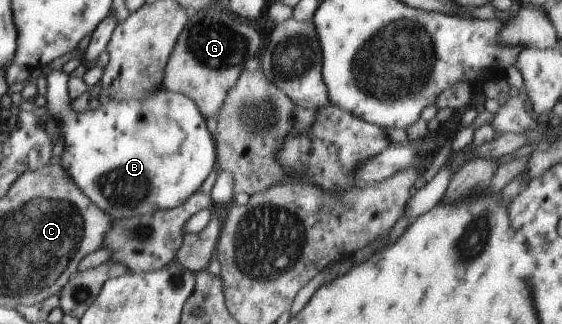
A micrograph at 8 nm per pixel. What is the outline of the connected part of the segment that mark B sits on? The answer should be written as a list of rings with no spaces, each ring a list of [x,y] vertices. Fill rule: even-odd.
[[[51,70],[47,74],[47,104],[41,114],[56,131],[61,166],[65,172],[72,176],[77,188],[111,218],[127,218],[179,207],[199,191],[209,173],[217,169],[214,136],[209,132],[200,109],[188,96],[161,88],[145,100],[109,100],[95,110],[88,107],[84,112],[76,113],[72,108],[69,78],[62,70]]]

